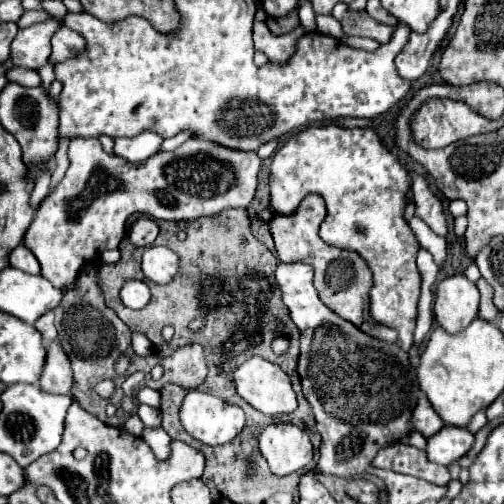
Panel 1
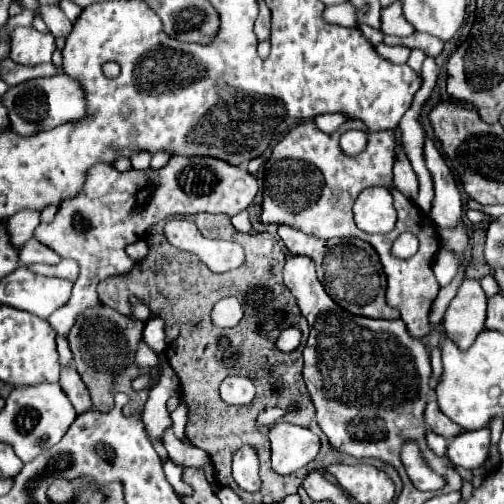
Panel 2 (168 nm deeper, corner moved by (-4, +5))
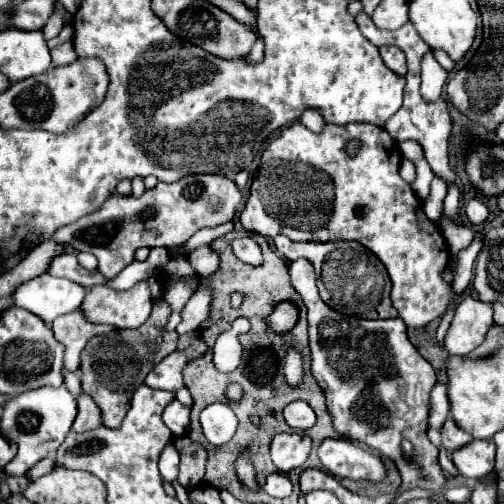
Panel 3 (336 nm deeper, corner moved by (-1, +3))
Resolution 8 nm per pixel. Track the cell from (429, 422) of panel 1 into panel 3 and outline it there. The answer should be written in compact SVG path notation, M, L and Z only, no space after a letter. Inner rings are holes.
M447 418L447 420L445 420L445 424L443 424L443 428L441 428L441 442L443 442L445 448L449 448L449 450L453 452L455 448L461 448L463 444L469 444L471 440L473 440L473 436L467 434L467 432L463 432L463 430L455 424L453 418Z

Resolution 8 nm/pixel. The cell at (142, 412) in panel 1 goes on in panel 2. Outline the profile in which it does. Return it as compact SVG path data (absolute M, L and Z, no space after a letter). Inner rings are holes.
M172 428L164 432L164 447L170 459L182 467L192 466L201 469L210 483L215 481L214 468L205 451L196 446L186 446L174 436Z

